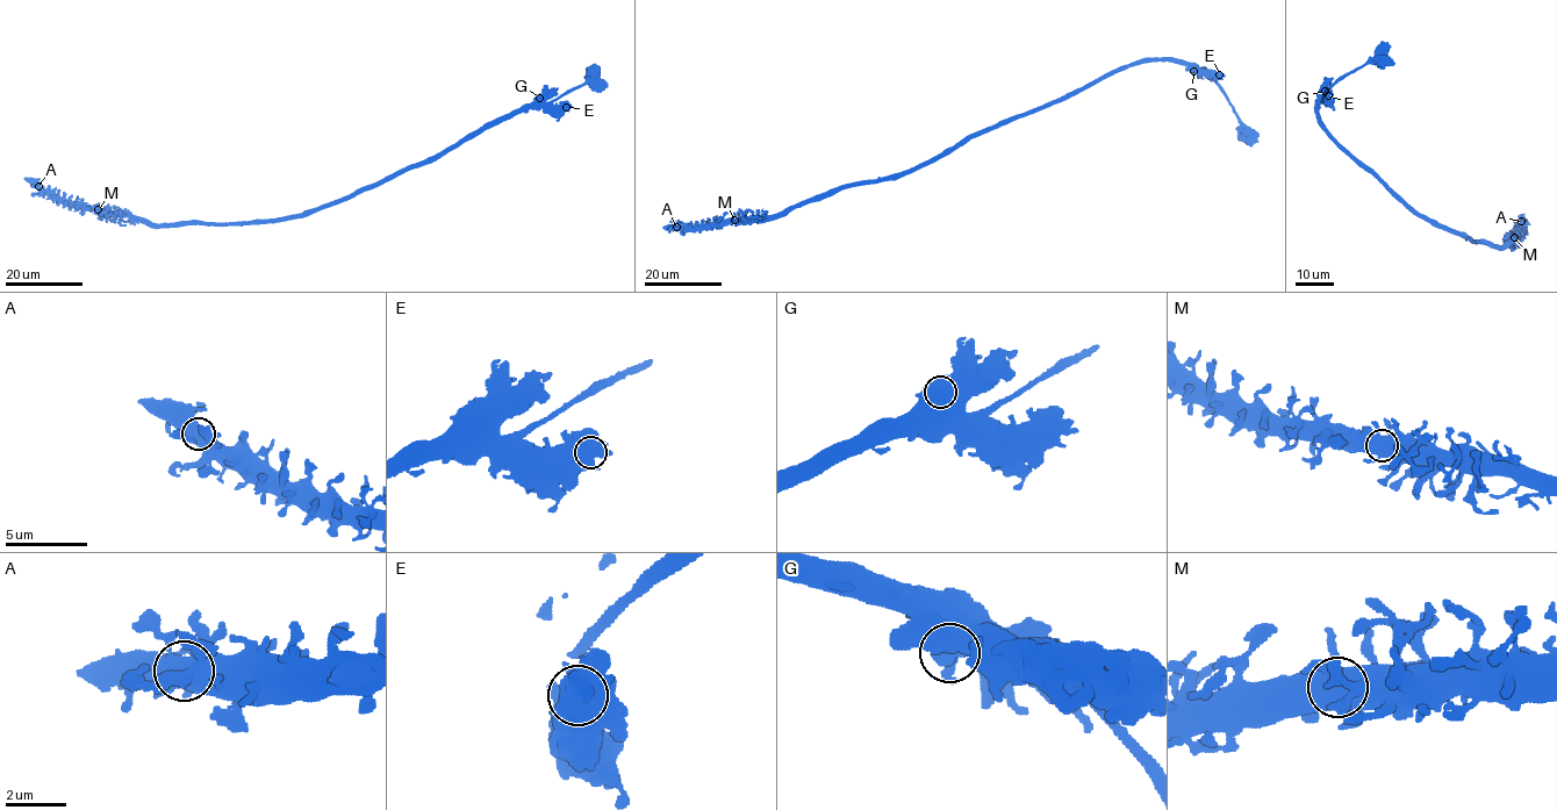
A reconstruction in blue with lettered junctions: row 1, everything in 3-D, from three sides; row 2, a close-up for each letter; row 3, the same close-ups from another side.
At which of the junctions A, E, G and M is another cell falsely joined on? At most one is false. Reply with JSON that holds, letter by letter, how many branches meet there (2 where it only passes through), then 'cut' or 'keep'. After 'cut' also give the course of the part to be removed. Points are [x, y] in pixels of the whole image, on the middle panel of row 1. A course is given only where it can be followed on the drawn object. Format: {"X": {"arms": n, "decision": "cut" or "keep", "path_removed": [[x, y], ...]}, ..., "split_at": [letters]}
{"A": {"arms": 3, "decision": "keep"}, "E": {"arms": 3, "decision": "keep"}, "G": {"arms": 2, "decision": "keep"}, "M": {"arms": 5, "decision": "keep"}, "split_at": []}

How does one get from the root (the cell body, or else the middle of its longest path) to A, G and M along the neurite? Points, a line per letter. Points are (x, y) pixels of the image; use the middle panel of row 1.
A: (982, 134), (967, 136), (908, 170), (832, 188), (775, 214), (676, 227)
G: (982, 134), (1060, 101), (1138, 64), (1157, 59), (1184, 62), (1193, 71)
M: (982, 134), (967, 136), (908, 170), (832, 188), (768, 216), (734, 220)

